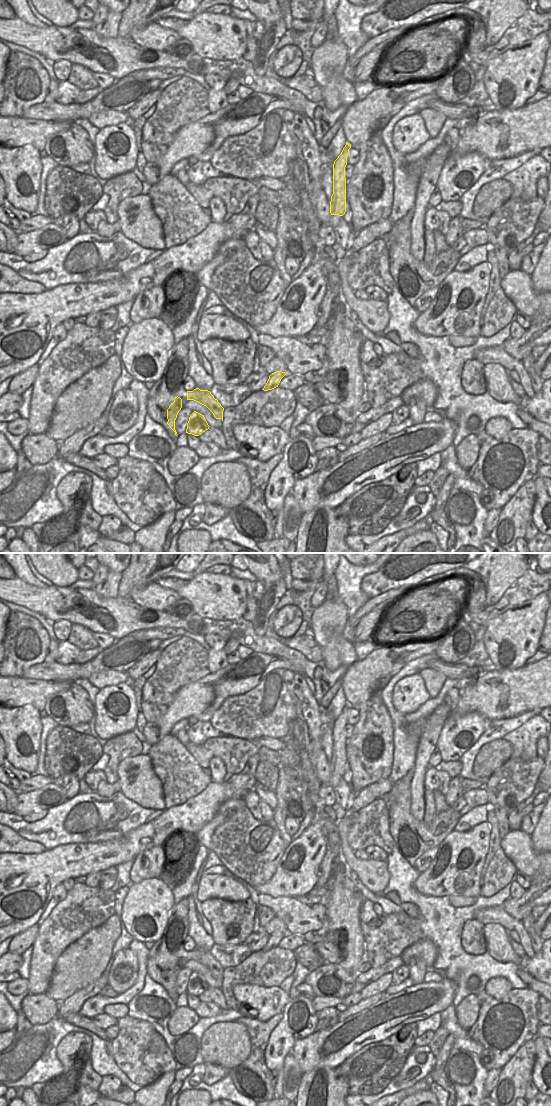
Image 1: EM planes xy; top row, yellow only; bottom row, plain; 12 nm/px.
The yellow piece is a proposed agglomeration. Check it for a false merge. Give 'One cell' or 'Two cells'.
Two cells.

